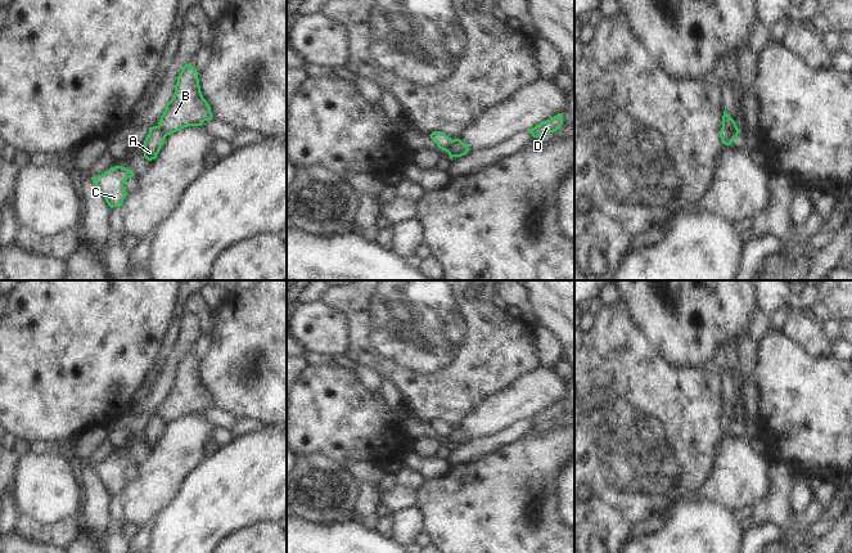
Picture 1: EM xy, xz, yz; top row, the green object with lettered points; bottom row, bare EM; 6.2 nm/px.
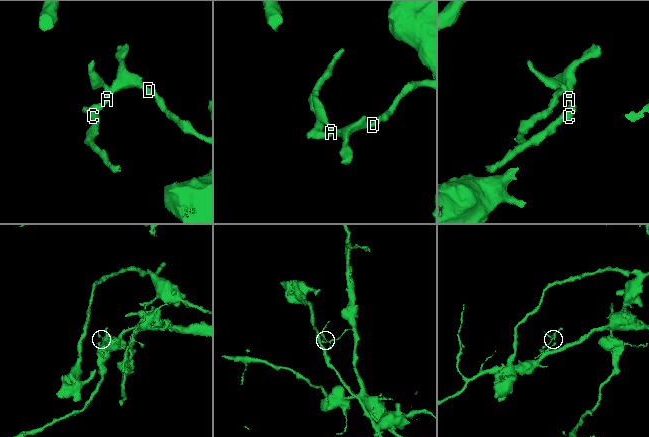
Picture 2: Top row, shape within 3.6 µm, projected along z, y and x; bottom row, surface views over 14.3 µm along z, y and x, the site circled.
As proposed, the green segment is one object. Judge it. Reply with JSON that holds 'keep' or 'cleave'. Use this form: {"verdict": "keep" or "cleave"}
{"verdict": "cleave"}

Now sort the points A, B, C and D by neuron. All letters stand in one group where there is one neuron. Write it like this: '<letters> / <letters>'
A C / B D

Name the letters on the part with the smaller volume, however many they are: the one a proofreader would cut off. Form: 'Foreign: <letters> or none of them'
Foreign: A, C

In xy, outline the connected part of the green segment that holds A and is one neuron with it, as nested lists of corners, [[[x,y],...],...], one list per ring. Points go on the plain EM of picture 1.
[[[159,414],[149,415],[149,422],[144,428],[144,445],[148,449],[157,446],[157,442],[159,441],[166,424],[167,423],[162,419]]]

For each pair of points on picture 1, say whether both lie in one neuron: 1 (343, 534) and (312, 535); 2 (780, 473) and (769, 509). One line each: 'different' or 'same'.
1: same
2: same

